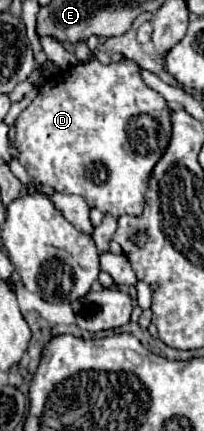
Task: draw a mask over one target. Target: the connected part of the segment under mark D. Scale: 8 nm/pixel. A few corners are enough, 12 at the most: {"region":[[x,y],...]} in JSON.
{"region":[[135,62],[53,74],[17,118],[35,182],[139,216],[171,138]]}

